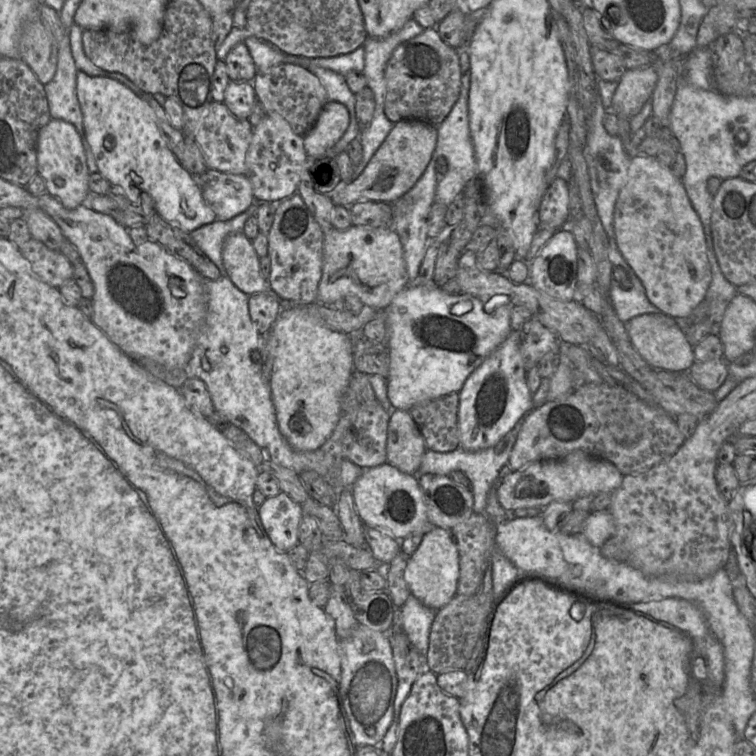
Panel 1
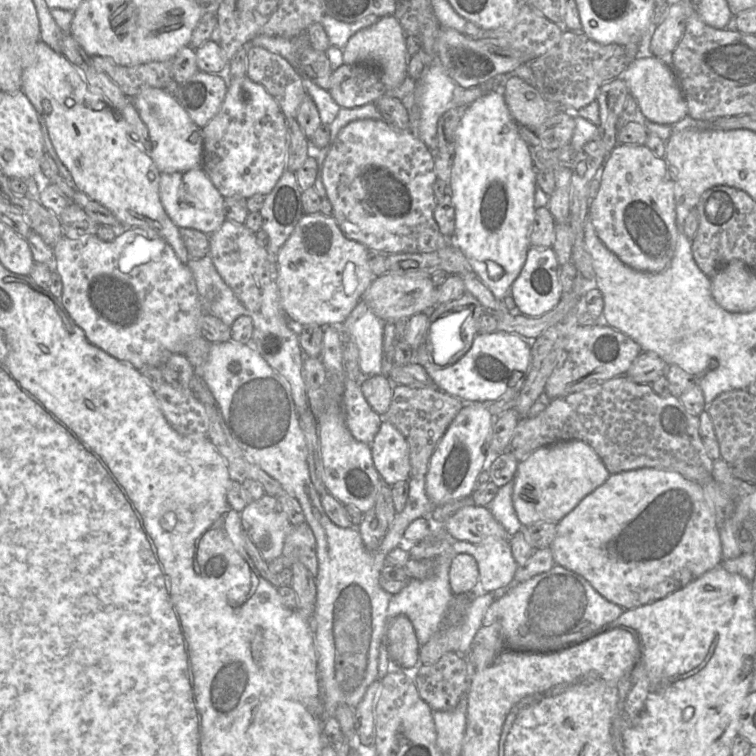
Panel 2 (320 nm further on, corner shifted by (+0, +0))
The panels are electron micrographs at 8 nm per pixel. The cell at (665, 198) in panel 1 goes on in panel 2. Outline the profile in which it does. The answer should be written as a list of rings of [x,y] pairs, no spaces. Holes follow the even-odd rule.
[[[618,143],[612,149],[604,163],[598,193],[590,200],[589,215],[600,240],[626,265],[656,273],[670,264],[678,238],[674,184],[664,158],[654,155],[645,145]]]

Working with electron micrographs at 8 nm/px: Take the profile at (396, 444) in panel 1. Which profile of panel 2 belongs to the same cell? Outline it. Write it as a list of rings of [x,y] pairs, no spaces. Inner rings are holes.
[[[382,420],[369,446],[374,467],[384,482],[392,486],[409,480],[411,465],[408,443],[390,422]]]

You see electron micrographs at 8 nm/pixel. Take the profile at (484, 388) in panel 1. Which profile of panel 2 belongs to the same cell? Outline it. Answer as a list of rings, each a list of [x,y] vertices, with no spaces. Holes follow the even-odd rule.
[[[464,405],[448,426],[430,457],[425,474],[426,493],[434,506],[471,495],[474,482],[482,470],[487,455],[487,438],[494,419],[488,410],[488,405],[480,407]]]

